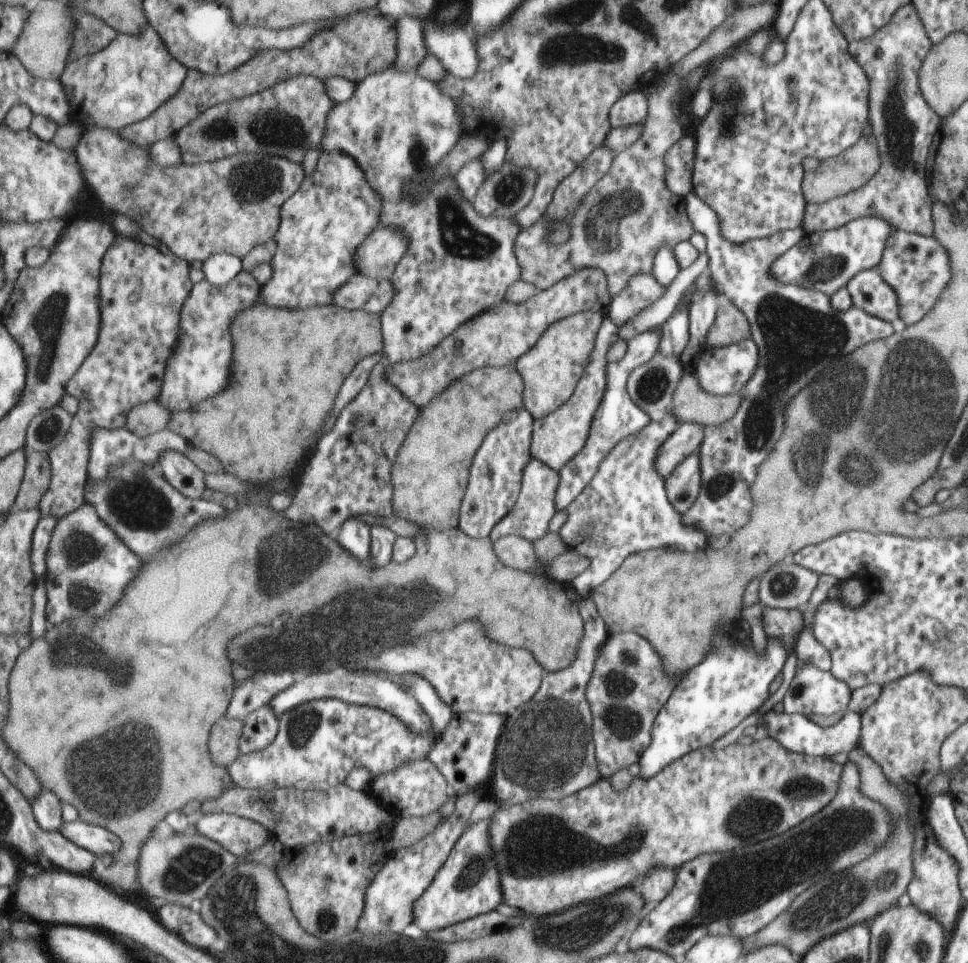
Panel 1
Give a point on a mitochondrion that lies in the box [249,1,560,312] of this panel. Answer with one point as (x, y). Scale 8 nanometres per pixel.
(457, 237)

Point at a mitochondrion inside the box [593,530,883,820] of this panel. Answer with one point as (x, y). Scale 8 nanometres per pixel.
(620, 720)

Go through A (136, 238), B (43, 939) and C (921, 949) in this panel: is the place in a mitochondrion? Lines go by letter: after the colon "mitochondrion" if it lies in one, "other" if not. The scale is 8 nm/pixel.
A: other
B: other
C: other

